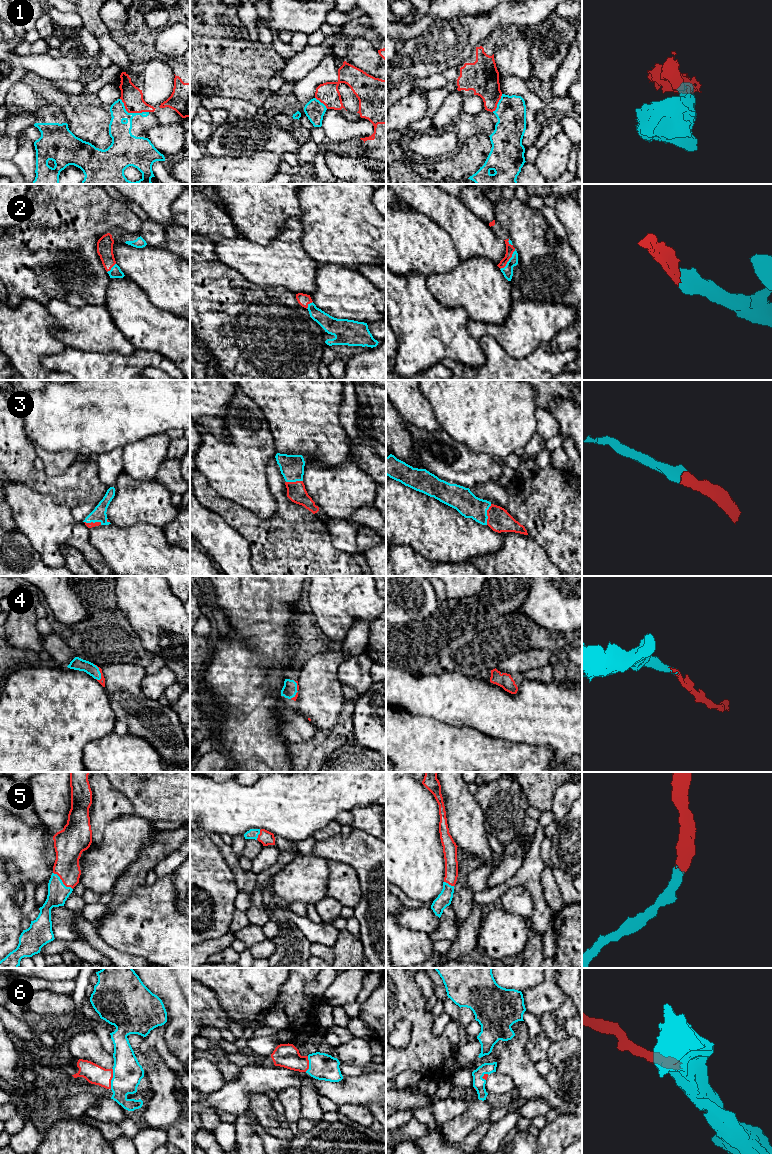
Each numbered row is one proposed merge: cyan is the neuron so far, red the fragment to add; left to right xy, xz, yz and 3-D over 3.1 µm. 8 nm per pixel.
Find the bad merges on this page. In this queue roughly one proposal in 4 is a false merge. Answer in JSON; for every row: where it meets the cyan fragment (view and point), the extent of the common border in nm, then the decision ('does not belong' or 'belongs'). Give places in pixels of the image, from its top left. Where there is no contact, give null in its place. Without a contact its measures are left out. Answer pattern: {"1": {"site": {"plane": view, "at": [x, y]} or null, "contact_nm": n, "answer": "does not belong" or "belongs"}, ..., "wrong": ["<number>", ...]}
{"1": {"site": {"plane": "xy", "at": [131, 113]}, "contact_nm": 260, "answer": "does not belong"}, "2": {"site": {"plane": "yz", "at": [509, 260]}, "contact_nm": 200, "answer": "belongs"}, "3": {"site": {"plane": "yz", "at": [486, 514]}, "contact_nm": 170, "answer": "belongs"}, "4": {"site": {"plane": "xy", "at": [99, 672]}, "contact_nm": 140, "answer": "belongs"}, "5": {"site": {"plane": "xy", "at": [62, 882]}, "contact_nm": 220, "answer": "belongs"}, "6": {"site": {"plane": "xy", "at": [112, 1078]}, "contact_nm": 170, "answer": "belongs"}, "wrong": ["1"]}

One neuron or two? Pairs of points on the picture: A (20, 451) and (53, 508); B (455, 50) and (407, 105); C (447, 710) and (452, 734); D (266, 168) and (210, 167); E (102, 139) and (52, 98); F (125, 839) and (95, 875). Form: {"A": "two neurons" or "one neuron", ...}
{"A": "two neurons", "B": "two neurons", "C": "two neurons", "D": "one neuron", "E": "one neuron", "F": "one neuron"}

